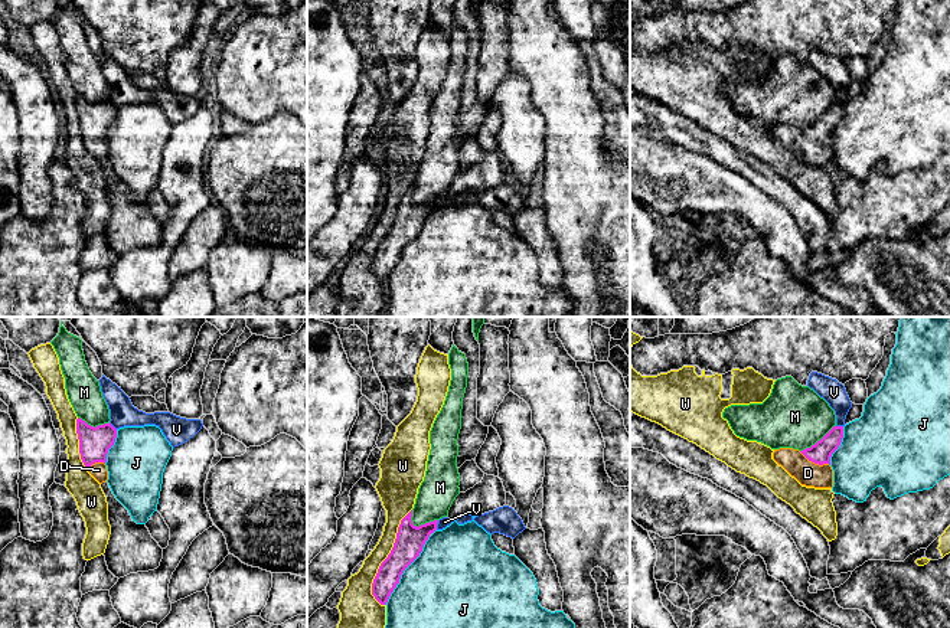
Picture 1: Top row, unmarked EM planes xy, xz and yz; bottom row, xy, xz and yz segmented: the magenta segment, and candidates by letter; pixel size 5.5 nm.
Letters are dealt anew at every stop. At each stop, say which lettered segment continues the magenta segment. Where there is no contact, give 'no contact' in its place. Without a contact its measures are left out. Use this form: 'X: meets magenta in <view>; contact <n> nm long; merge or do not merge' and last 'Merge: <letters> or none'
D: meets magenta in yz; contact 190 nm long; merge
J: meets magenta in xz; contact 460 nm long; do not merge
M: meets magenta in xz; contact 160 nm long; do not merge
V: meets magenta in xz; contact 60 nm long; do not merge
W: meets magenta in xz; contact 550 nm long; do not merge
Merge: D

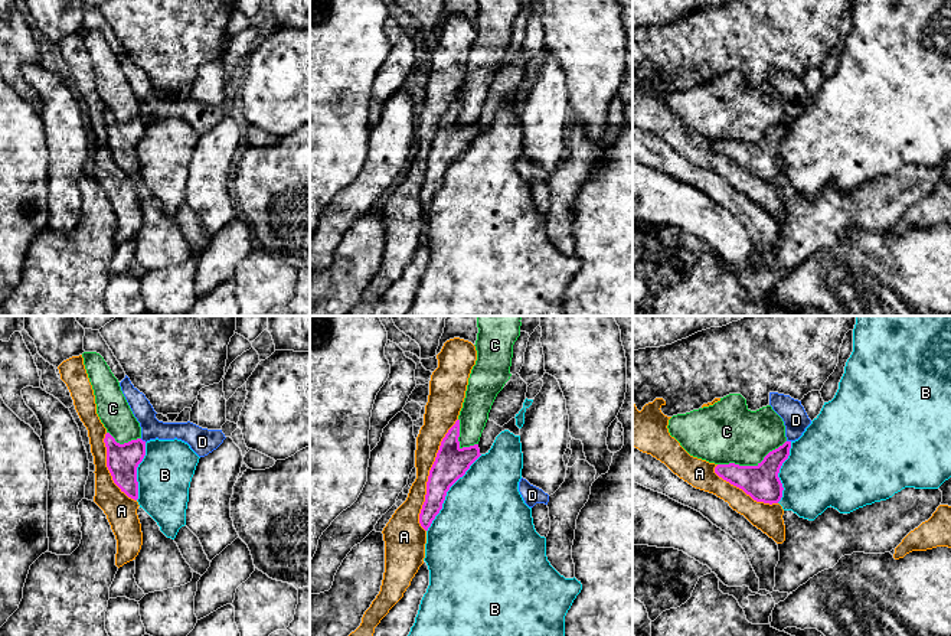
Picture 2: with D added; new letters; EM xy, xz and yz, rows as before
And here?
A: meets magenta in xz; contact 650 nm long; do not merge
B: meets magenta in xz; contact 550 nm long; do not merge
C: meets magenta in yz; contact 400 nm long; do not merge
D: meets magenta in xy; contact 40 nm long; do not merge
Merge: none

